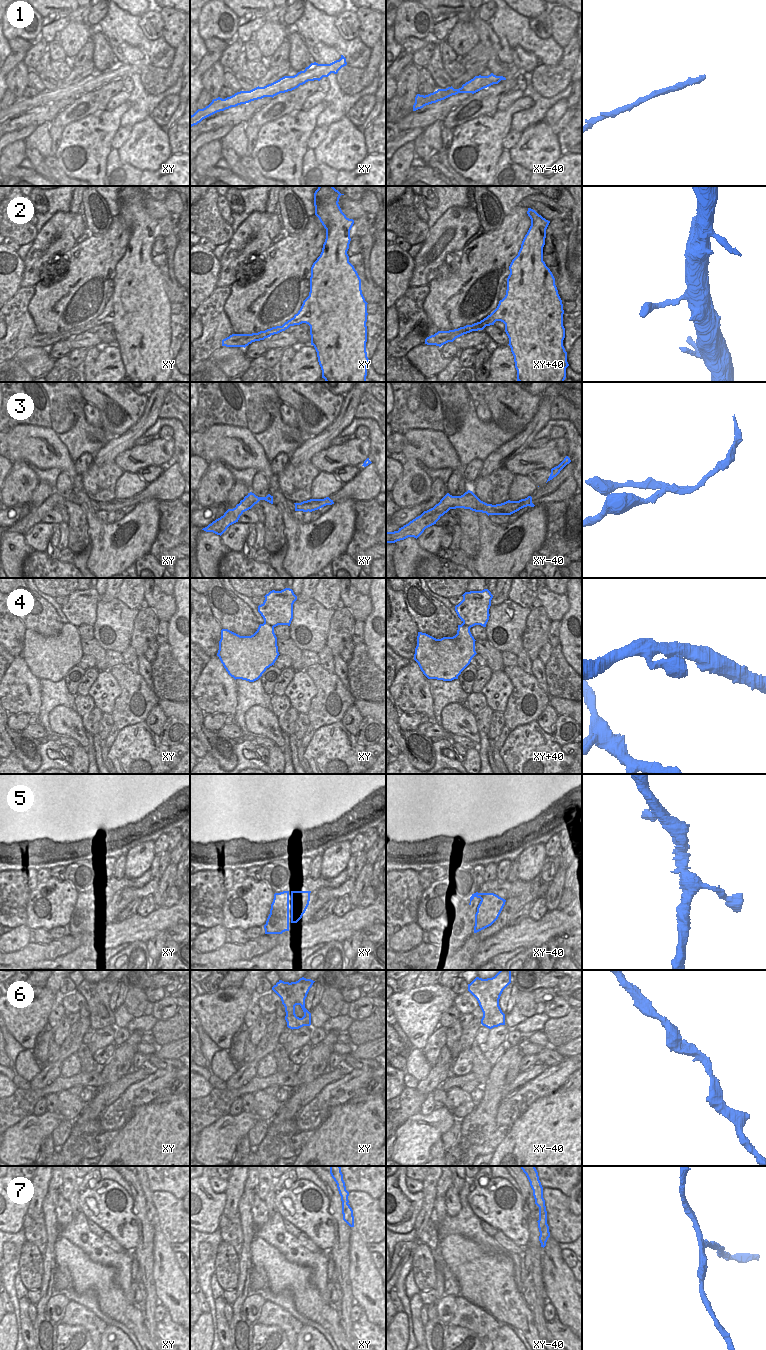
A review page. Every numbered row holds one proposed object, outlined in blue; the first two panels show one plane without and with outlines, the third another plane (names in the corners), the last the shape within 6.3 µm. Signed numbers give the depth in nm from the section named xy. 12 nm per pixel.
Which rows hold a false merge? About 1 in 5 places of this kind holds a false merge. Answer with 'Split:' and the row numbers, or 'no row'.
Split: 3, 7

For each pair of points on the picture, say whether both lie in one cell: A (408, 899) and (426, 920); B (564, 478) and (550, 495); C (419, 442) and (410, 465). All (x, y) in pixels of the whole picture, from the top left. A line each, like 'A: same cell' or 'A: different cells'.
A: different cells
B: same cell
C: different cells

